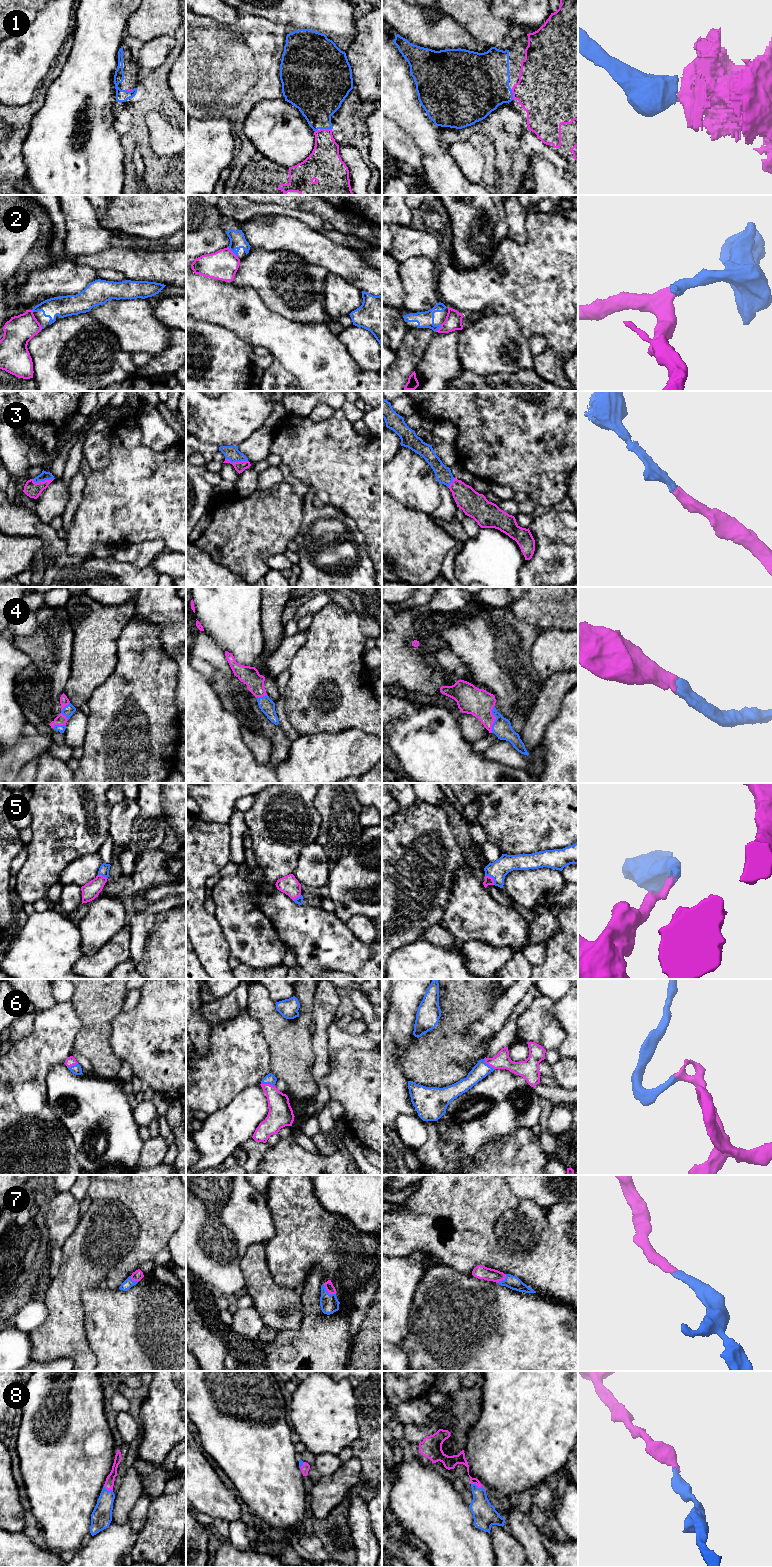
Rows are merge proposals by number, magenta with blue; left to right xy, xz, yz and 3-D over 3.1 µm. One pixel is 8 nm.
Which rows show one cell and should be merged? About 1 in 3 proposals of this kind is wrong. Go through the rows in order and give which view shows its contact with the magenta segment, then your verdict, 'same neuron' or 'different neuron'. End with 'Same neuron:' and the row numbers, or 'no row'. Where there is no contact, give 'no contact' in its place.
1: meets magenta in xz; same neuron
2: meets magenta in xz; different neuron
3: meets magenta in xz; same neuron
4: meets magenta in yz; same neuron
5: meets magenta in yz; same neuron
6: meets magenta in yz; same neuron
7: meets magenta in xz; same neuron
8: meets magenta in yz; same neuron
Same neuron: 1, 3, 4, 5, 6, 7, 8

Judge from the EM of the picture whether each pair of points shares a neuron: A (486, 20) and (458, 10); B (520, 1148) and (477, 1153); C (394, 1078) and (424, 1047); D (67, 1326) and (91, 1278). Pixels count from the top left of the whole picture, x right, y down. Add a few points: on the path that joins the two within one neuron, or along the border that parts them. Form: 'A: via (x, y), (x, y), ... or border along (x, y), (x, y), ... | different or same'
A: via (479, 19), (470, 10), (465, 10) | same
B: border along (503, 1137), (483, 1146), (482, 1162), (463, 1160) | different
C: border along (405, 1048), (399, 1058), (399, 1066), (408, 1080) | different
D: via (67, 1313), (67, 1298), (78, 1287) | same

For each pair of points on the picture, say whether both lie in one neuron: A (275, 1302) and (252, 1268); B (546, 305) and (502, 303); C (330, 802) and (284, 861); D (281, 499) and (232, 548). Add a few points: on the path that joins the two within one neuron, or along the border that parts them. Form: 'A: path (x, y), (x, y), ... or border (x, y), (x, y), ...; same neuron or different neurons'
A: path (267, 1294), (259, 1284), (257, 1276); same neuron
B: path (535, 303), (513, 303); same neuron
C: border (318, 793), (316, 837); different neurons
D: path (269, 511), (244, 536); same neuron

